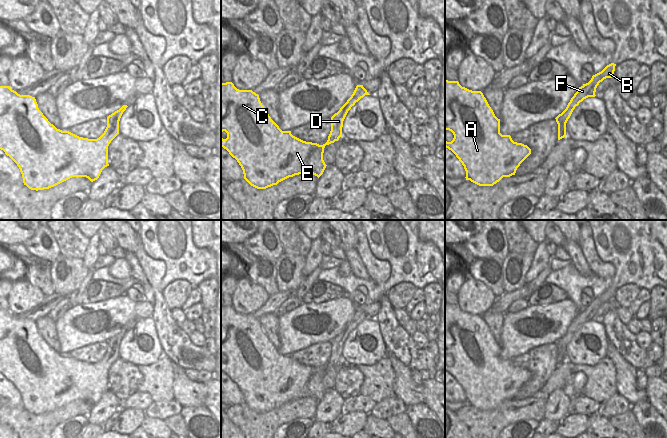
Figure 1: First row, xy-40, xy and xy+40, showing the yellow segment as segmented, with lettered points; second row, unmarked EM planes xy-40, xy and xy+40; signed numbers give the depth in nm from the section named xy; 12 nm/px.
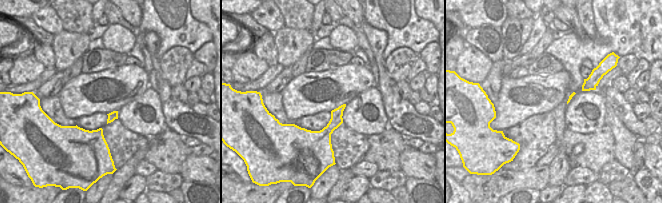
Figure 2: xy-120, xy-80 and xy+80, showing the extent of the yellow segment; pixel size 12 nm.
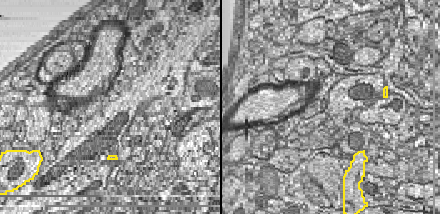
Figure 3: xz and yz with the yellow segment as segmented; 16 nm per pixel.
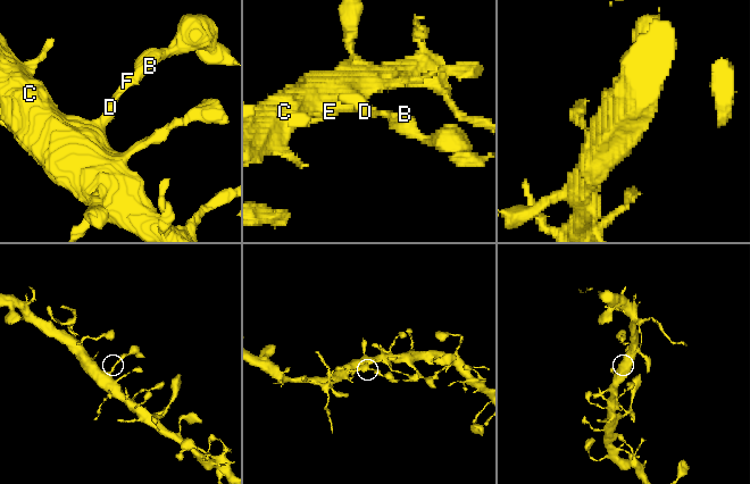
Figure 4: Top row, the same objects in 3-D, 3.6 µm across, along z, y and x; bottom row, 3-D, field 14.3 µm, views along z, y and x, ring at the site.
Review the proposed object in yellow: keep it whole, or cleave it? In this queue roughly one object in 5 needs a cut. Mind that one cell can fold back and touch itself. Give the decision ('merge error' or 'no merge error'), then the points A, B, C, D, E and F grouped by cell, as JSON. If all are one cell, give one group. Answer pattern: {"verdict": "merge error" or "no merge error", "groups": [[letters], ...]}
{"verdict": "no merge error", "groups": [["A", "B", "C", "D", "E", "F"]]}

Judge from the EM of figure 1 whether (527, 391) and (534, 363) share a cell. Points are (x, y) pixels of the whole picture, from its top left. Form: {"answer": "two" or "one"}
{"answer": "one"}

